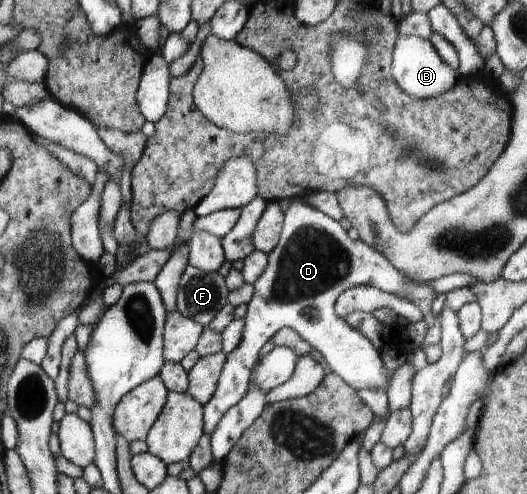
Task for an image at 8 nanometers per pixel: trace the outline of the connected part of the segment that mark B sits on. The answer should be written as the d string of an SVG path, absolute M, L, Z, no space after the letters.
M400 35L393 50L391 77L408 96L424 100L448 92L458 82L460 74L438 56L429 40Z

